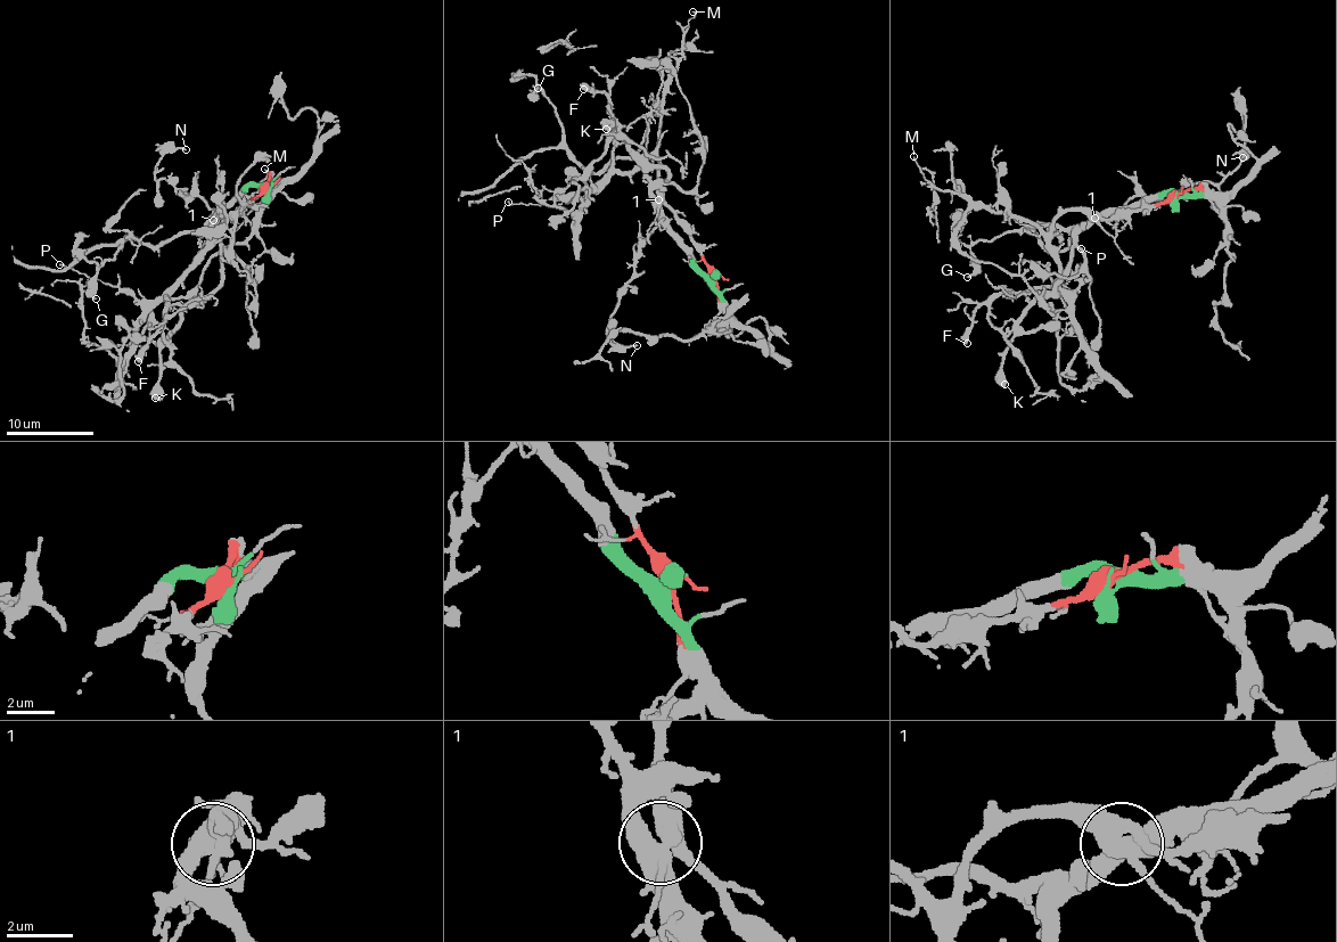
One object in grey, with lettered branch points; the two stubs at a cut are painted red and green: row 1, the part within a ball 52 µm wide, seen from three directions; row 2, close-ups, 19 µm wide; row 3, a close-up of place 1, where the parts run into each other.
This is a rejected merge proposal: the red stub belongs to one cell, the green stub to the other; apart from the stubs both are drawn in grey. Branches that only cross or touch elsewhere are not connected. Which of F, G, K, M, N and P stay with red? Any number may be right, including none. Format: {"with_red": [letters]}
{"with_red": ["F", "M", "P"]}

